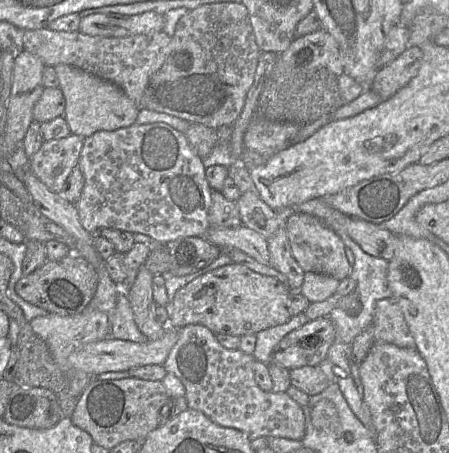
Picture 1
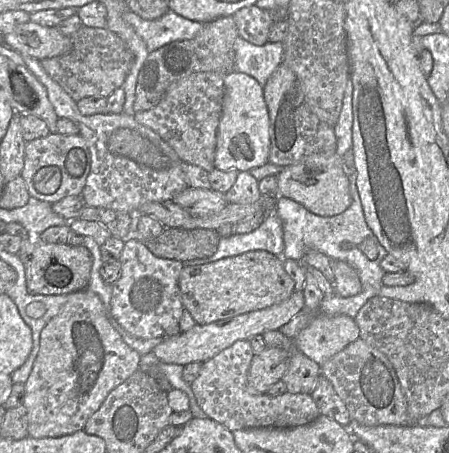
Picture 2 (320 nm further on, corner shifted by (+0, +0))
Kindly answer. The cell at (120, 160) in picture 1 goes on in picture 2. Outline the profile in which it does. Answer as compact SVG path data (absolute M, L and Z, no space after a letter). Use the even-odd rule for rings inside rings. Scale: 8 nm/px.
M21 55L30 72L43 84L59 118L74 122L85 139L91 155L91 167L80 195L83 204L130 213L148 202L169 201L188 185L183 161L152 129L139 124L134 113L84 116L76 102L41 67L40 61Z

